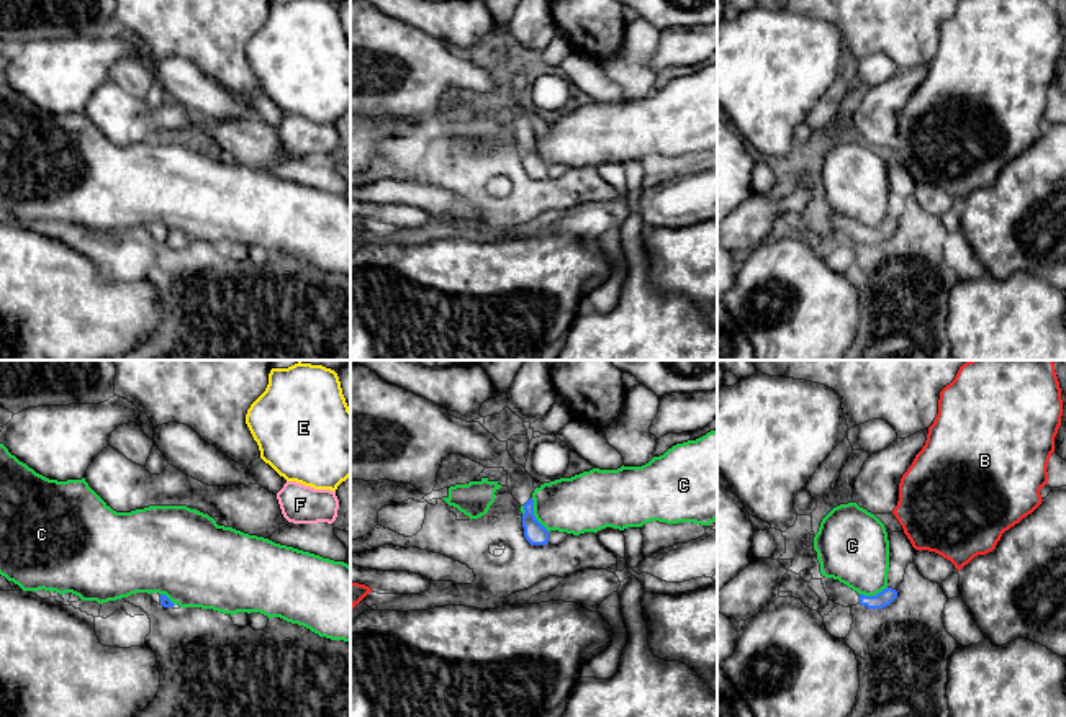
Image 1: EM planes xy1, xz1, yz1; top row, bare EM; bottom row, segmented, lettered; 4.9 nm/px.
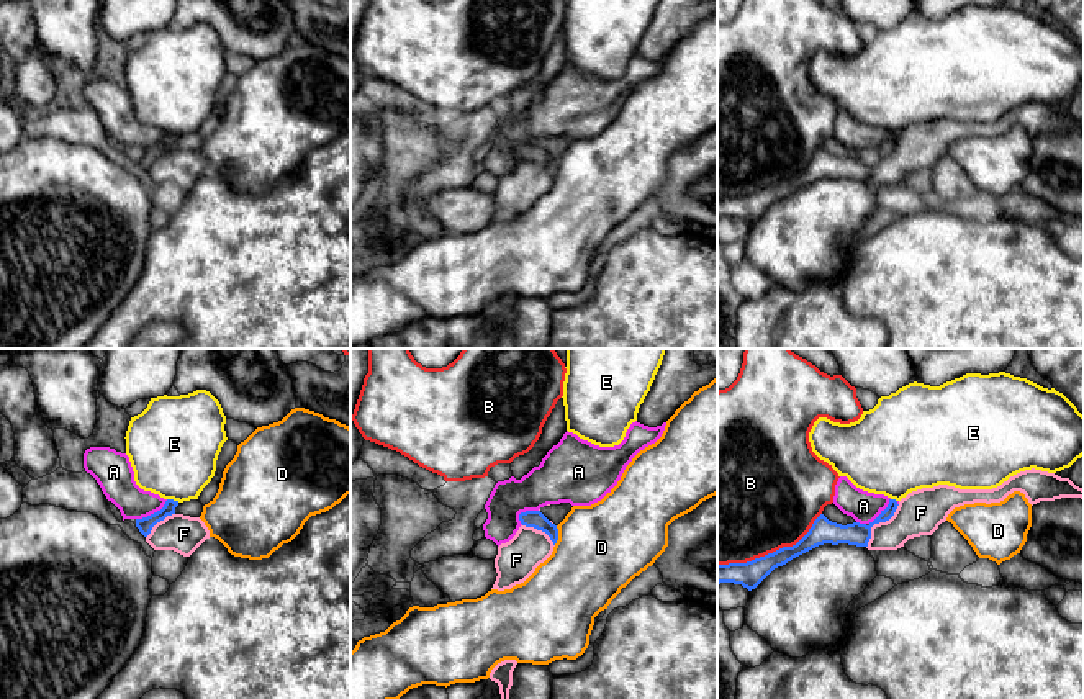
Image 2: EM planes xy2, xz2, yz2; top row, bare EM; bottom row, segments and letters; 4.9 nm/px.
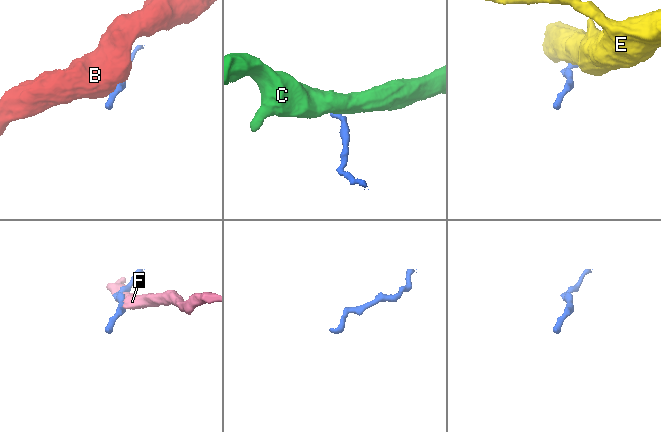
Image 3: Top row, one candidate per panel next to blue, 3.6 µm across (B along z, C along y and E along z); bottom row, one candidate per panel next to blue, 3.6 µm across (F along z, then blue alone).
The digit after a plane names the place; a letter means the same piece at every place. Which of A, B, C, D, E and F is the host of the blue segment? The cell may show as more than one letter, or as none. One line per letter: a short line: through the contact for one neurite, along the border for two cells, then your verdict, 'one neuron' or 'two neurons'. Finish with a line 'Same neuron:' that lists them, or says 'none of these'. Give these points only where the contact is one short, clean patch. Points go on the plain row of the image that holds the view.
A: xy2 (167, 133), (159, 143), (136, 153) | two neurons
B: two neurons
C: xz1 (531, 131), (534, 149), (549, 164) | two neurons
D: xz2 (557, 159), (557, 174), (554, 177) | two neurons
E: xy2 (167, 131), (179, 135) | two neurons
F: two neurons
Same neuron: none of these

